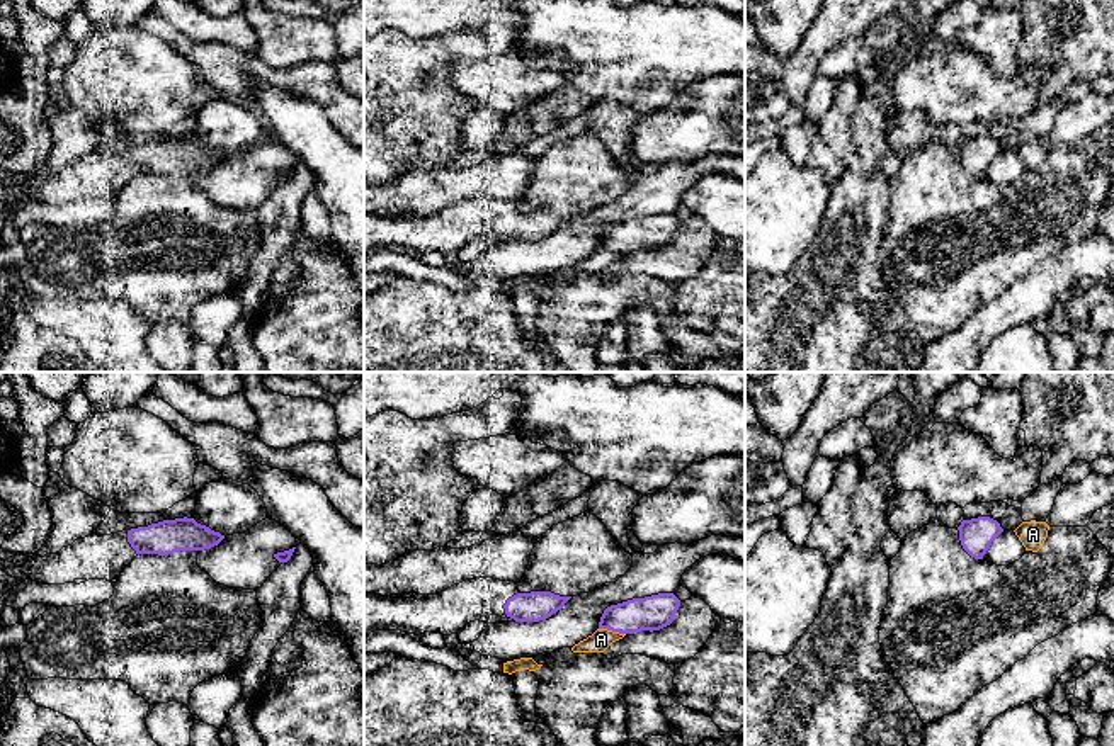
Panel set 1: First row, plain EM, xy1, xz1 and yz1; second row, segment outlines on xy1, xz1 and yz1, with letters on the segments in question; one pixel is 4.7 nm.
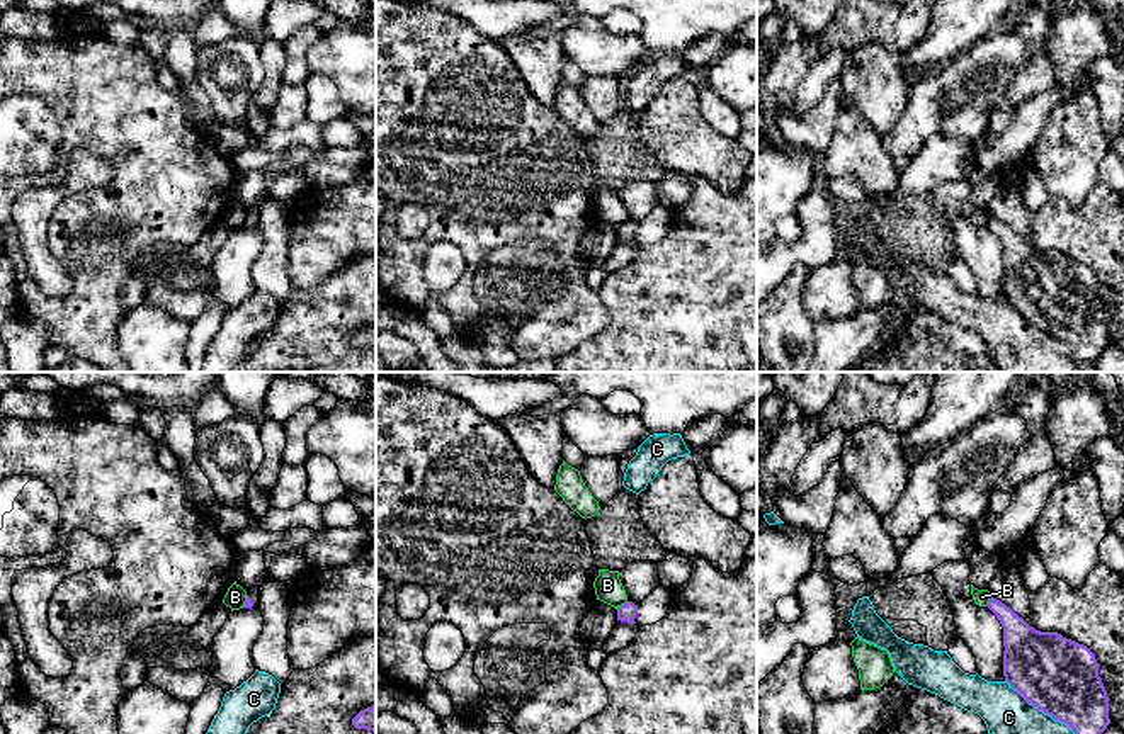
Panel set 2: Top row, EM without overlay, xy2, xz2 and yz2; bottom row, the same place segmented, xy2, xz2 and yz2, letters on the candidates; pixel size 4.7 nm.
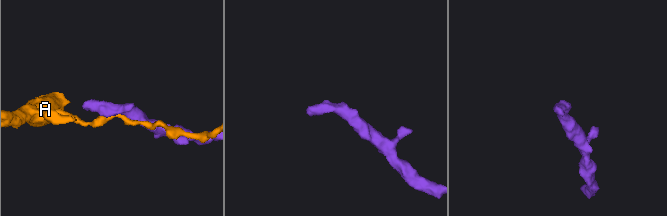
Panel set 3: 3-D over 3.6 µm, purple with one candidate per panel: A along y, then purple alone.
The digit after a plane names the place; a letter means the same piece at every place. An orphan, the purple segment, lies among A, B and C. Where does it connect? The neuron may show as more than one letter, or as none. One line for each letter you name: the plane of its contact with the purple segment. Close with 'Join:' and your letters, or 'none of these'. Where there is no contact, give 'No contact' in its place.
Join: none of these

